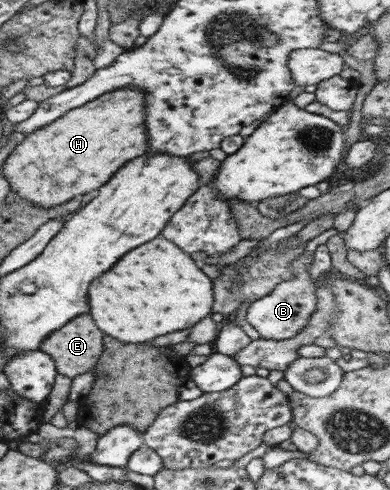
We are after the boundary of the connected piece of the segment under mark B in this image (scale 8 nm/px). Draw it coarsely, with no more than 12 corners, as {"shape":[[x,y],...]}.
{"shape":[[334,234],[305,242],[289,264],[294,278],[255,300],[245,318],[261,339],[291,339],[307,323],[315,289],[306,271]]}

